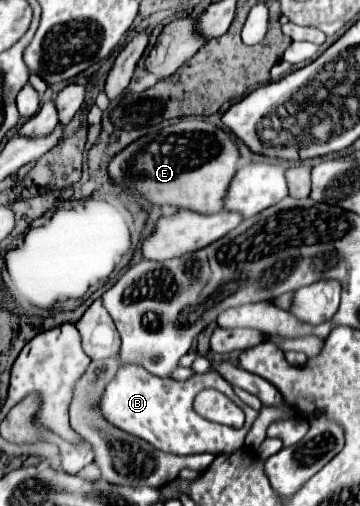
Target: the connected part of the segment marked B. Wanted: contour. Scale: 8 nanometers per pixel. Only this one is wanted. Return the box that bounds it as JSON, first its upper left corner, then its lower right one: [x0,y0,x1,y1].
[99,364,259,456]

